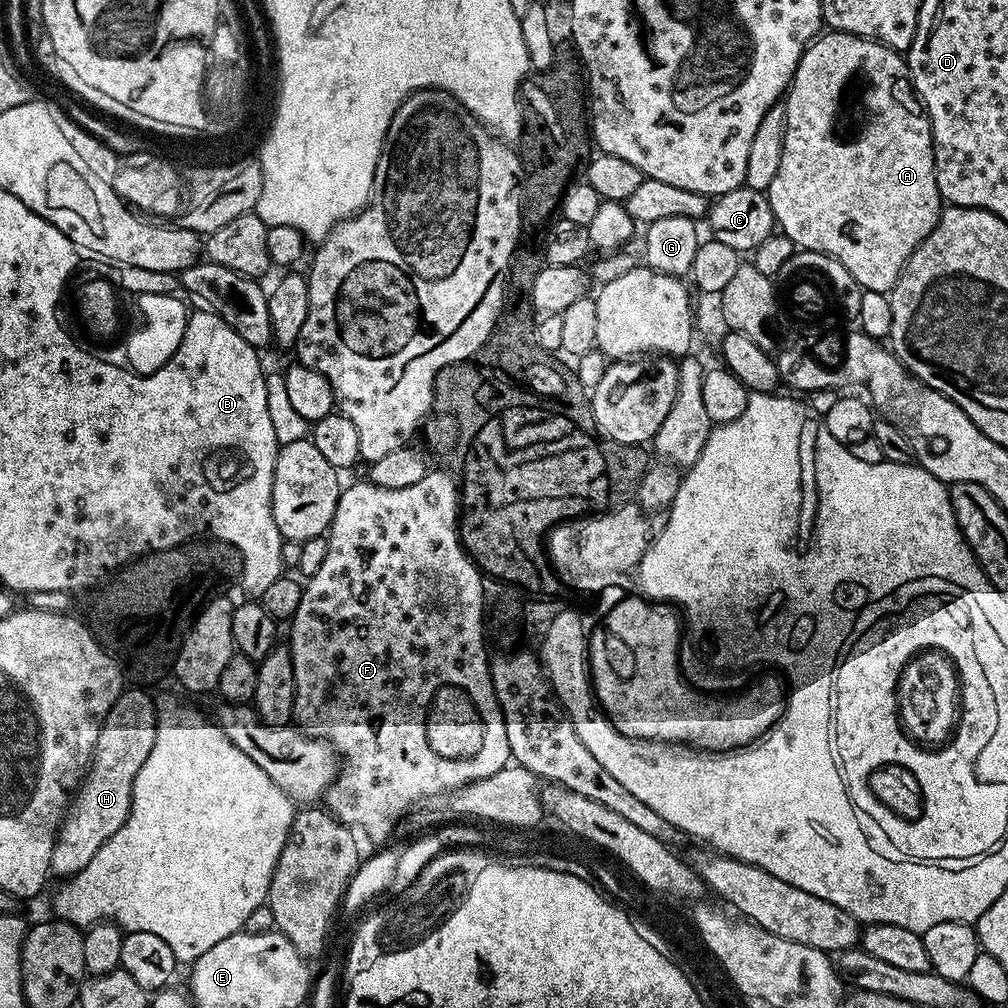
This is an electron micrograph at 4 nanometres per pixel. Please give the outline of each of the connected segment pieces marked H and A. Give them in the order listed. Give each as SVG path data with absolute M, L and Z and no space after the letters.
M140 686L131 687L125 687L114 706L110 706L110 714L106 714L102 722L98 742L92 751L92 763L76 789L68 811L64 813L52 851L53 877L77 876L90 863L90 858L94 858L94 854L102 850L107 840L114 838L114 834L122 830L130 814L134 778L138 778L142 762L146 762L146 758L150 758L150 750L154 750L158 719L158 707L144 693L147 691Z
M828 30L817 35L816 39L804 49L802 58L796 67L796 73L792 76L792 82L788 86L786 99L783 101L782 162L778 165L778 174L774 174L774 182L770 182L766 193L779 231L789 236L796 243L797 249L825 252L827 256L832 256L838 262L842 262L842 266L850 270L852 277L860 283L861 289L865 292L891 293L910 254L914 254L914 250L928 237L930 230L934 230L942 211L942 201L936 181L936 167L934 166L932 124L928 120L928 113L924 111L923 104L912 90L911 79L905 75L907 70L907 59L893 48L879 44L876 40L867 40L864 36Z

